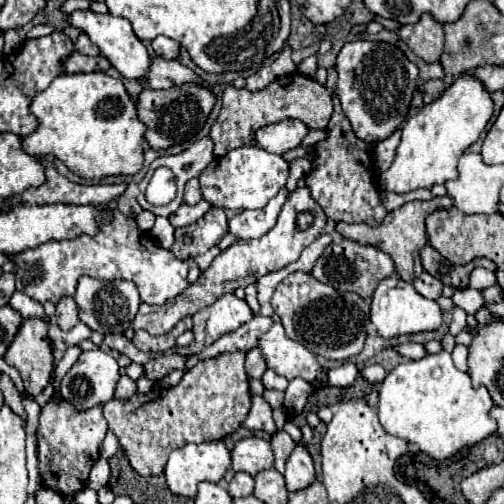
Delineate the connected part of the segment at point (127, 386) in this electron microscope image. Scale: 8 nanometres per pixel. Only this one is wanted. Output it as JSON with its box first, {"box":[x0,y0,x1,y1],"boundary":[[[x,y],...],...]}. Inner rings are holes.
{"box":[115,375,137,399],"boundary":[[[123,375],[117,383],[117,389],[115,389],[115,397],[119,399],[129,399],[133,393],[137,391],[137,383],[133,379],[129,379],[127,375]]]}

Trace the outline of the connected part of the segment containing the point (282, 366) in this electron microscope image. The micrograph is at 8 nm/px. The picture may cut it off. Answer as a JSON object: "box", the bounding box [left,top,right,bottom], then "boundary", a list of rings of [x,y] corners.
{"box":[259,315,321,383],"boundary":[[[277,315],[273,319],[275,319],[273,327],[259,339],[259,349],[263,351],[267,367],[287,379],[301,377],[309,383],[315,381],[321,369],[315,355],[309,349],[305,349],[301,343],[291,341],[285,335]]]}

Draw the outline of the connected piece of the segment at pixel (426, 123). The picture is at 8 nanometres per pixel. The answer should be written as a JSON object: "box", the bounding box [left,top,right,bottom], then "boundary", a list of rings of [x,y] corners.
{"box":[379,71,493,193],"boundary":[[[471,71],[459,75],[455,83],[431,105],[425,105],[417,115],[409,117],[401,129],[401,143],[395,161],[381,175],[379,185],[385,191],[409,193],[415,189],[431,189],[437,183],[457,179],[457,161],[471,147],[493,115],[493,101],[483,83]]]}

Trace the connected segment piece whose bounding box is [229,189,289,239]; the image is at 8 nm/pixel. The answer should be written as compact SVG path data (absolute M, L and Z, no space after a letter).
M281 189L263 209L253 209L253 211L241 211L229 221L229 233L233 233L239 239L253 239L253 237L263 237L277 221L277 215L289 197L287 189Z

